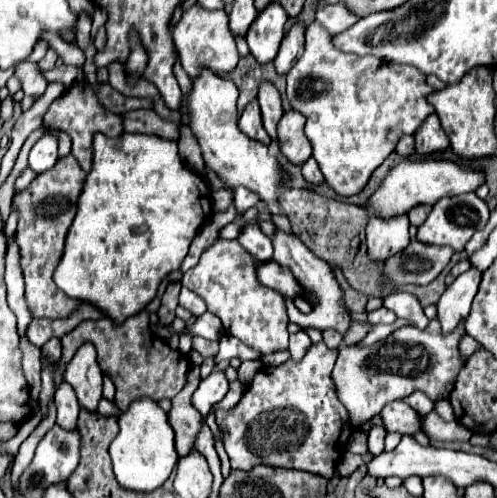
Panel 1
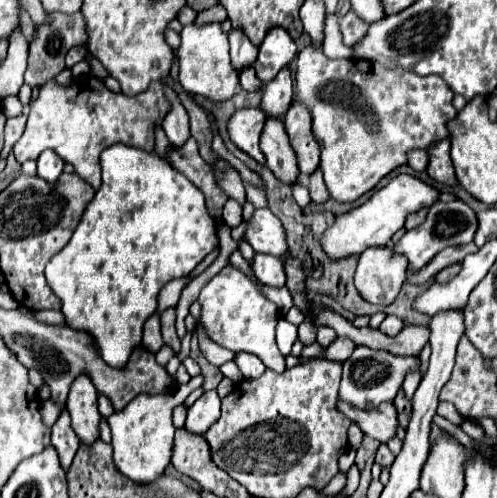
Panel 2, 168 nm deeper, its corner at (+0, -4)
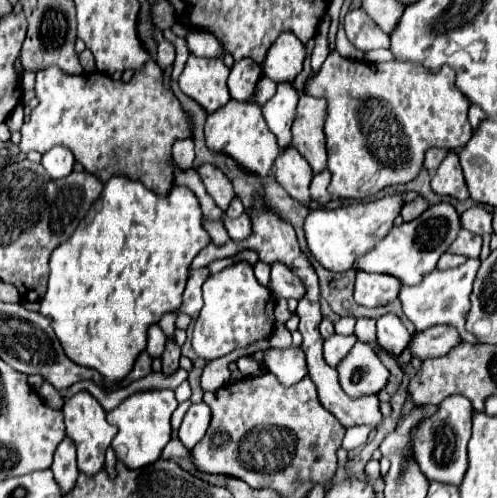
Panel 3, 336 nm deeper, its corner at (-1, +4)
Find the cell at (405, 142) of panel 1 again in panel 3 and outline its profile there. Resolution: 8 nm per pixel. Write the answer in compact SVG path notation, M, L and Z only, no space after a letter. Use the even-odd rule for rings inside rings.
M431 148L427 154L425 154L425 168L429 170L429 174L433 176L439 168L439 164L443 162L443 158L447 156L447 150L441 150L441 148Z

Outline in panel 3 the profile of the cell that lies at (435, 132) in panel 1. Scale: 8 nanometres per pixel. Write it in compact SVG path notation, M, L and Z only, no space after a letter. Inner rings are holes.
M451 150L449 156L441 162L437 174L431 178L431 188L439 196L453 196L457 200L467 200L469 192L463 180L463 172L459 166L457 154Z

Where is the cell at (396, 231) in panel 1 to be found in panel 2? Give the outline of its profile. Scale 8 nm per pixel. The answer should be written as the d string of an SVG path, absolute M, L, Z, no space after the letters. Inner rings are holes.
M392 244L386 248L366 248L366 252L362 252L354 284L364 300L386 306L398 296L404 280L406 258L394 256Z

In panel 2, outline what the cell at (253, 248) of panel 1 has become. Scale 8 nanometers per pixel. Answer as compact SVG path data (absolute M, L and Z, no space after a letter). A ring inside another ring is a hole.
M254 254L254 274L260 282L268 284L268 286L284 286L286 284L286 272L282 262L276 256L270 254Z

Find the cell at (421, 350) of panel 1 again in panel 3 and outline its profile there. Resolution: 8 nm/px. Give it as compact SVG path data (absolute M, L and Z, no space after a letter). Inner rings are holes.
M357 342L351 352L339 362L339 384L349 398L377 394L389 380L387 368L381 364L369 344Z

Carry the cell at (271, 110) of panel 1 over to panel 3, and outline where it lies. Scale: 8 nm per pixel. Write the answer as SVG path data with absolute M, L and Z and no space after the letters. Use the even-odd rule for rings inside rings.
M285 148L279 152L273 174L275 174L275 180L287 190L291 198L299 200L303 206L309 206L311 202L309 184L311 184L313 172L307 160L295 148Z

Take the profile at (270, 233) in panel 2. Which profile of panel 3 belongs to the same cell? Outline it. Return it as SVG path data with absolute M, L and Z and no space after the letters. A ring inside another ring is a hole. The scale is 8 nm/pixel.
M245 212L243 216L231 220L231 218L223 218L223 226L229 234L231 240L245 240L251 234L251 222L249 222L249 214Z

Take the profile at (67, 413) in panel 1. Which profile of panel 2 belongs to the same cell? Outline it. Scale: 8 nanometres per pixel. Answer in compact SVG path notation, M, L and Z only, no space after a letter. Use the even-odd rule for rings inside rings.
M64 408L60 418L54 422L52 426L52 444L58 450L60 456L60 464L64 470L68 470L68 466L72 464L72 458L78 450L78 436L74 436L74 428L70 428L70 412Z

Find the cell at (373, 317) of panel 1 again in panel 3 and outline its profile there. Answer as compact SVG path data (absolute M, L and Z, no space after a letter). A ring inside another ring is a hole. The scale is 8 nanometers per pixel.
M385 314L377 320L377 344L391 354L401 354L411 340L403 322L395 314Z

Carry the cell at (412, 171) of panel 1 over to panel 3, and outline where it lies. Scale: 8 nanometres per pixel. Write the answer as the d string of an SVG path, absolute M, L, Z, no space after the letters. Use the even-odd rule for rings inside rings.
M401 194L397 196L385 196L381 200L373 202L359 202L341 206L335 210L311 210L303 230L307 238L307 248L311 256L327 270L331 272L345 272L353 266L353 262L369 252L393 226L393 220L401 212Z

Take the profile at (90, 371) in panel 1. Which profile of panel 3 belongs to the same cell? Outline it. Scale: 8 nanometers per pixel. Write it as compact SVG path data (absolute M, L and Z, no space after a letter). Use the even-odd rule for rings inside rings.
M79 392L73 398L69 398L63 406L65 414L65 426L67 426L67 438L75 444L77 448L77 468L79 472L87 476L95 476L103 464L105 464L105 452L115 438L115 426L111 426L105 420L105 410L101 404L89 394L89 392Z

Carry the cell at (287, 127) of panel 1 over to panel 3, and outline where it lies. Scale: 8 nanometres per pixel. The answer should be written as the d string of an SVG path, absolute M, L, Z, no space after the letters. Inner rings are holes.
M301 94L297 106L297 120L293 124L293 148L309 162L315 174L327 168L327 152L325 152L325 114L327 102L323 98L313 98Z

